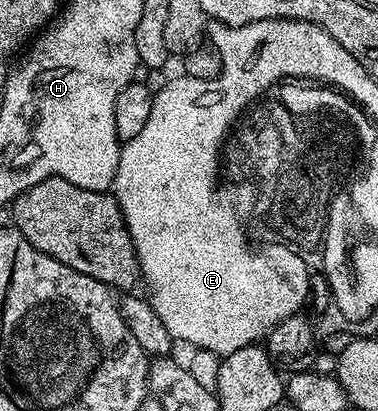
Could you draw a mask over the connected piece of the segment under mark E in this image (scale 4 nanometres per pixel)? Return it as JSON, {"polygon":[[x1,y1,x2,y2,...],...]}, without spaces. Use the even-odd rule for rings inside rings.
{"polygon":[[279,19,257,21,251,25,210,21,208,41,222,53,221,76,205,81,178,75,175,81,167,80,162,90,154,94,148,123,140,130,140,135,119,148,112,192,132,235,141,276,150,284,148,300,175,342,183,341,198,348,188,360,188,368,196,383,212,391,218,387,219,355,261,342,277,322,294,313,289,280,270,266,270,257,248,253,238,224,228,216,224,207,220,207,220,203,216,203,212,183,218,141,222,141,230,117,234,117,250,97,259,97,260,91,269,91,274,77,282,77,282,73,310,73,310,76,329,80,331,40,328,31,310,21]]}

